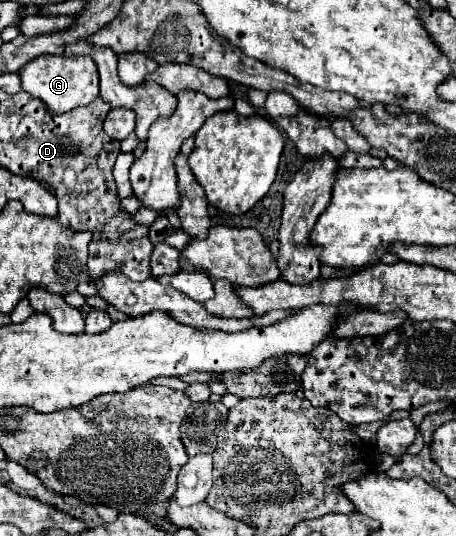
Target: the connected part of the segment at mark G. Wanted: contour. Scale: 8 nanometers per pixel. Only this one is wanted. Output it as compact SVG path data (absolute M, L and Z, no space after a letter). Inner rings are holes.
M38 56L36 60L28 62L18 70L22 80L22 90L30 92L32 96L40 98L50 114L70 112L82 104L90 104L100 96L98 90L98 70L90 56Z

